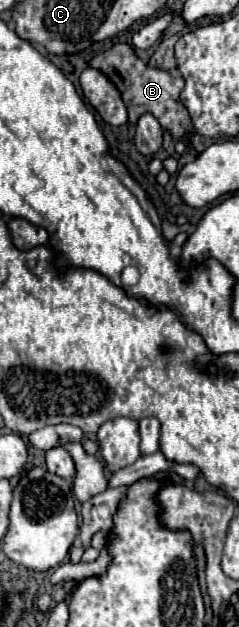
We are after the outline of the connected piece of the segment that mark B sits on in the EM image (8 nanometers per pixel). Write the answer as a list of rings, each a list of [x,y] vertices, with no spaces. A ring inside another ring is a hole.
[[[116,43],[108,51],[98,53],[88,65],[94,69],[100,69],[118,87],[118,91],[122,93],[122,101],[126,103],[126,109],[128,109],[128,121],[132,125],[138,121],[142,113],[152,113],[156,115],[160,125],[166,131],[170,131],[174,137],[184,137],[186,133],[192,131],[190,115],[180,101],[180,91],[184,87],[184,79],[180,75],[150,67],[126,43]]]

